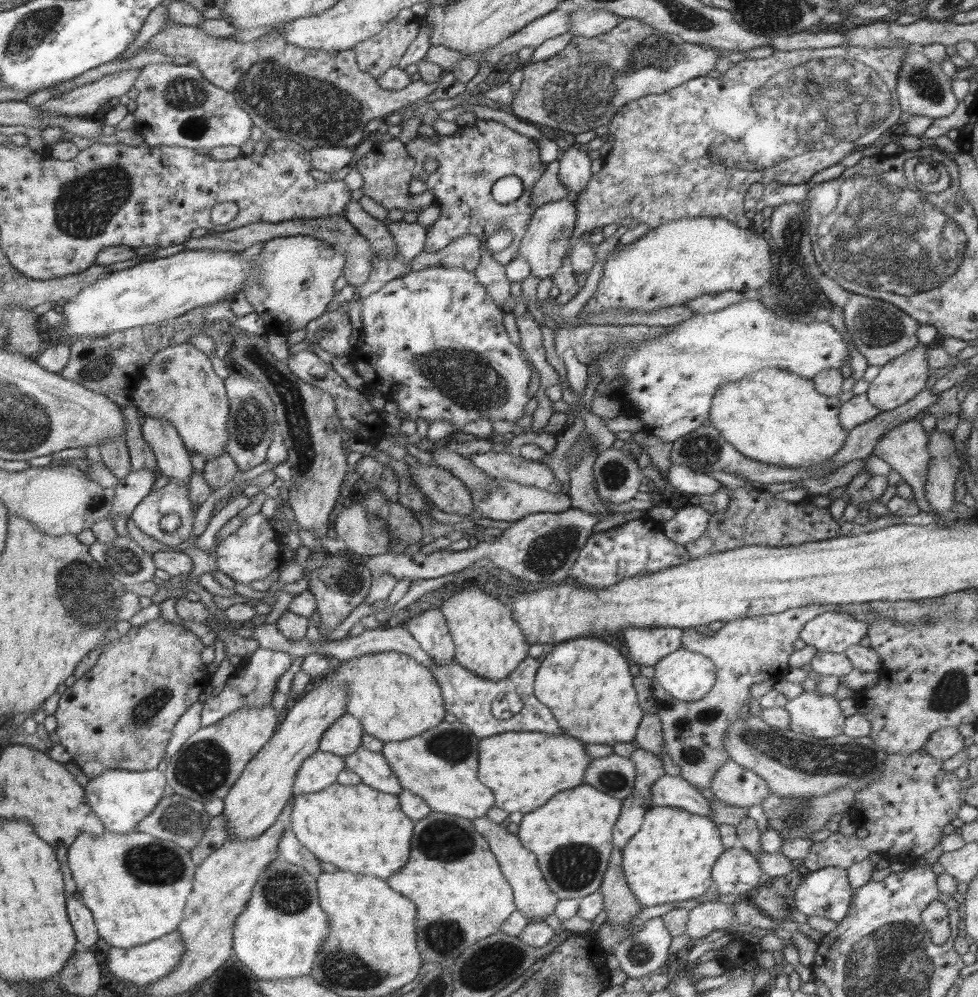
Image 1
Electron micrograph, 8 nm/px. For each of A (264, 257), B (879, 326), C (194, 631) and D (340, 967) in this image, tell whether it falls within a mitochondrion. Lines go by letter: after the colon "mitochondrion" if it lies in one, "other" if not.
A: other
B: mitochondrion
C: other
D: mitochondrion

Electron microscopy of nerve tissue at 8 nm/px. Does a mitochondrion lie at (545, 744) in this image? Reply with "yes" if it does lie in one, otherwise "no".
no

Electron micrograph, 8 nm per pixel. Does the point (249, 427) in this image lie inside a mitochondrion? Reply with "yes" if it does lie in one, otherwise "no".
yes

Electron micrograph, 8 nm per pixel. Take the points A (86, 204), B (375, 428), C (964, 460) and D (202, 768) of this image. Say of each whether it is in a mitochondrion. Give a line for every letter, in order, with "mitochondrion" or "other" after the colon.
A: mitochondrion
B: other
C: other
D: mitochondrion

